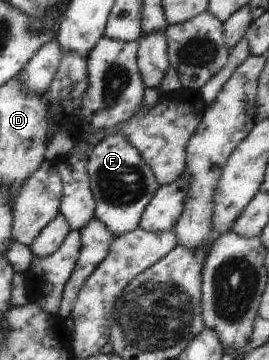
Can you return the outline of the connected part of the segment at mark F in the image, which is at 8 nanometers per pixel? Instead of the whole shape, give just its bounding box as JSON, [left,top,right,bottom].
[87,133,159,237]

